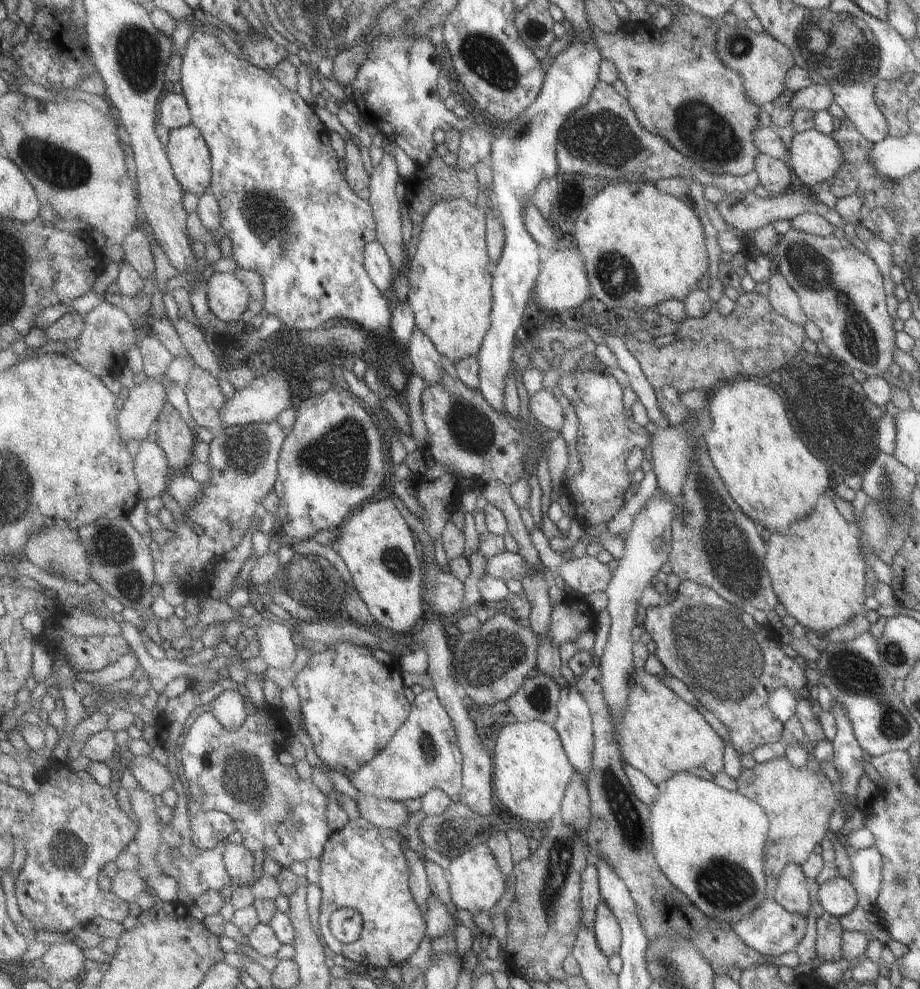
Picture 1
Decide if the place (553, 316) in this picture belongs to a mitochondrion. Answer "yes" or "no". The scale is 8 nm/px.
no

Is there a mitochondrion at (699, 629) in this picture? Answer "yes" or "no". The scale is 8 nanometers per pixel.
yes

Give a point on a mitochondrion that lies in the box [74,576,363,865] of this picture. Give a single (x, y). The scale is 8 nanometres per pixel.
(242, 778)

